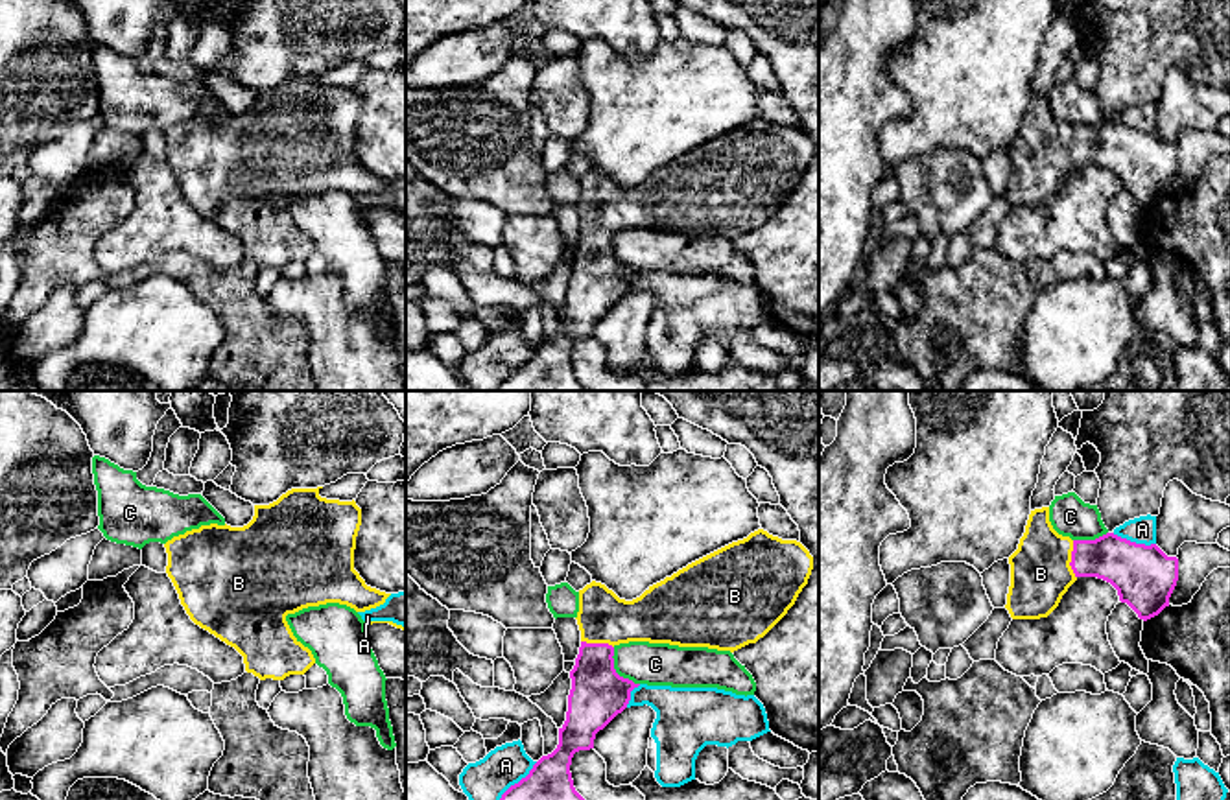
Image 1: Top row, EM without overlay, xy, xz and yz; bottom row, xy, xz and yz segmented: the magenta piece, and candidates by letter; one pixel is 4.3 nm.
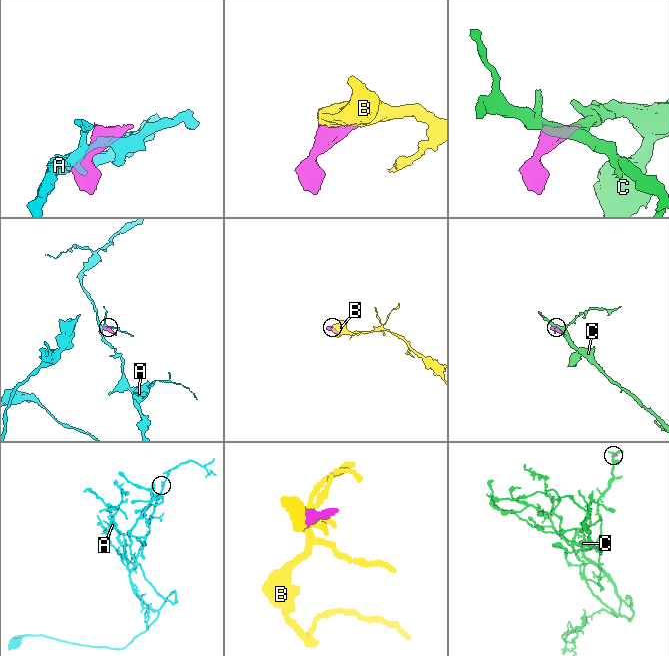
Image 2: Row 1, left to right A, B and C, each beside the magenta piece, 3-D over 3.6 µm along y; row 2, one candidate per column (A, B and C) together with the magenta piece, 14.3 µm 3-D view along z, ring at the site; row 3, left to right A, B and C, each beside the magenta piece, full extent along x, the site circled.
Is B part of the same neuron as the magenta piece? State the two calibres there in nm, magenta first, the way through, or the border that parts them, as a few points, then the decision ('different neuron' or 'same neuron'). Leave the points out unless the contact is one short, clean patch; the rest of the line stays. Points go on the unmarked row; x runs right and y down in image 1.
calibres 220 and 260 nm; same neuron

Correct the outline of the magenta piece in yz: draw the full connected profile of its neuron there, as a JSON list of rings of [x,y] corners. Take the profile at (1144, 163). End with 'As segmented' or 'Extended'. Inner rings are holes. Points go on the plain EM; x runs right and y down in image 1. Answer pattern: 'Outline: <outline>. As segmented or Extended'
Outline: [[[1049,94],[1029,101],[1018,136],[1009,144],[1011,173],[1007,192],[1012,206],[1047,205],[1079,164],[1097,164],[1110,170],[1140,206],[1147,208],[1169,194],[1178,168],[1178,146],[1167,144],[1156,131],[1145,133],[1106,120],[1095,127],[1071,127],[1059,122],[1049,109]]]. Extended

